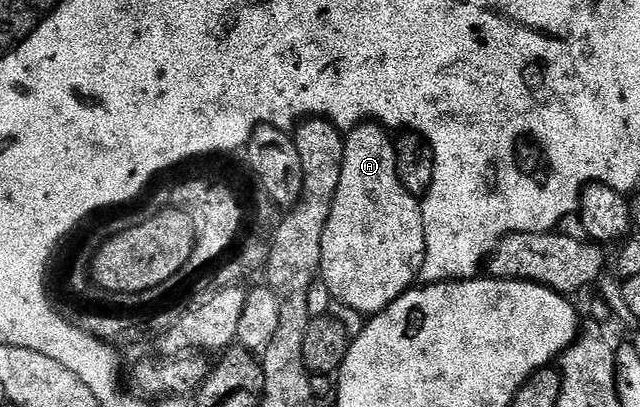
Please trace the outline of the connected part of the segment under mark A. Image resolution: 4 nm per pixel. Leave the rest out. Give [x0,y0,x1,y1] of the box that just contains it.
[321,120,426,316]

